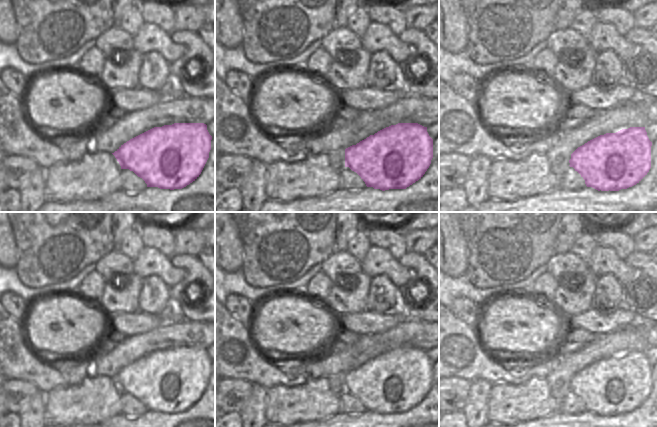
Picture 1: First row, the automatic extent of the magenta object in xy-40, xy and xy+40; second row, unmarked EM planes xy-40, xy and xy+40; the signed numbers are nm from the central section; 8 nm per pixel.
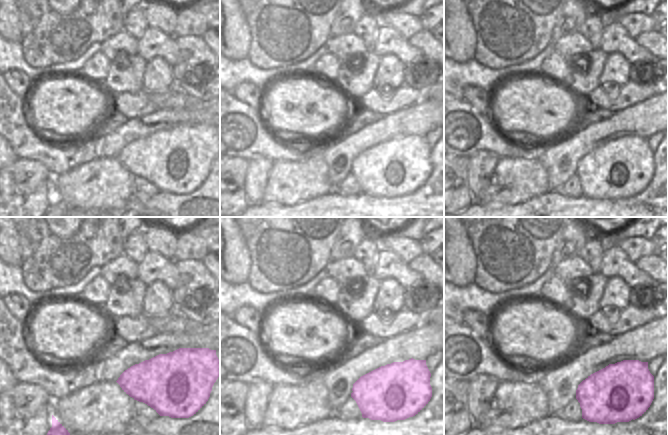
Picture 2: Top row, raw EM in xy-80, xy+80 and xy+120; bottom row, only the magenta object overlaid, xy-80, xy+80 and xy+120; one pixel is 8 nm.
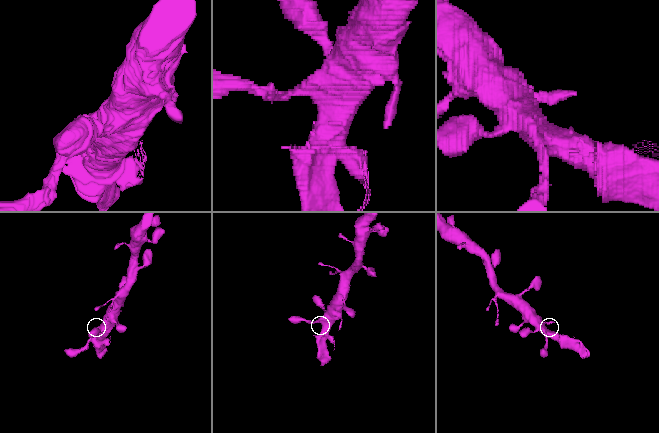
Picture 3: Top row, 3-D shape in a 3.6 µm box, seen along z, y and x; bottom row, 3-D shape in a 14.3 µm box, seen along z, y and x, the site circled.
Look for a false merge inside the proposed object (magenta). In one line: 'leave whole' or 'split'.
split

